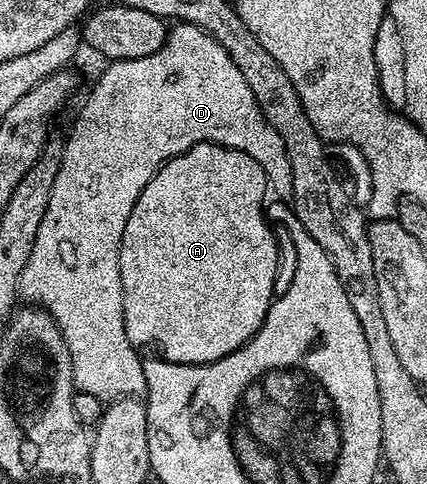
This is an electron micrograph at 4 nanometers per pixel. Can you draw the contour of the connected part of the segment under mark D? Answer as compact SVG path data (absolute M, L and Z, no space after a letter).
M177 22L168 32L168 39L154 53L148 57L137 59L118 59L107 64L108 68L100 75L100 80L92 87L88 100L80 107L80 116L72 123L72 132L68 140L63 140L64 152L58 165L58 177L54 177L54 185L50 189L50 201L46 205L46 213L38 225L38 237L34 237L34 249L30 253L30 261L26 261L26 269L22 269L20 278L20 295L29 295L33 304L39 305L47 311L48 316L58 325L62 333L64 343L68 347L68 353L72 358L72 382L76 391L94 393L102 401L115 401L117 399L135 399L143 396L148 390L146 377L142 373L142 361L135 347L132 346L130 337L126 337L126 325L124 324L124 302L122 301L122 277L120 276L120 246L122 245L122 233L126 229L126 221L130 221L130 213L146 185L158 173L158 169L175 155L181 155L183 151L190 150L195 143L217 143L220 147L229 147L235 151L246 153L262 165L262 169L268 178L268 186L280 198L280 201L291 200L292 178L290 177L290 157L286 157L286 145L282 145L282 137L274 133L272 126L266 121L258 101L254 101L254 93L250 93L250 85L242 77L238 65L230 61L226 49L214 41L202 29L198 29L189 23Z

